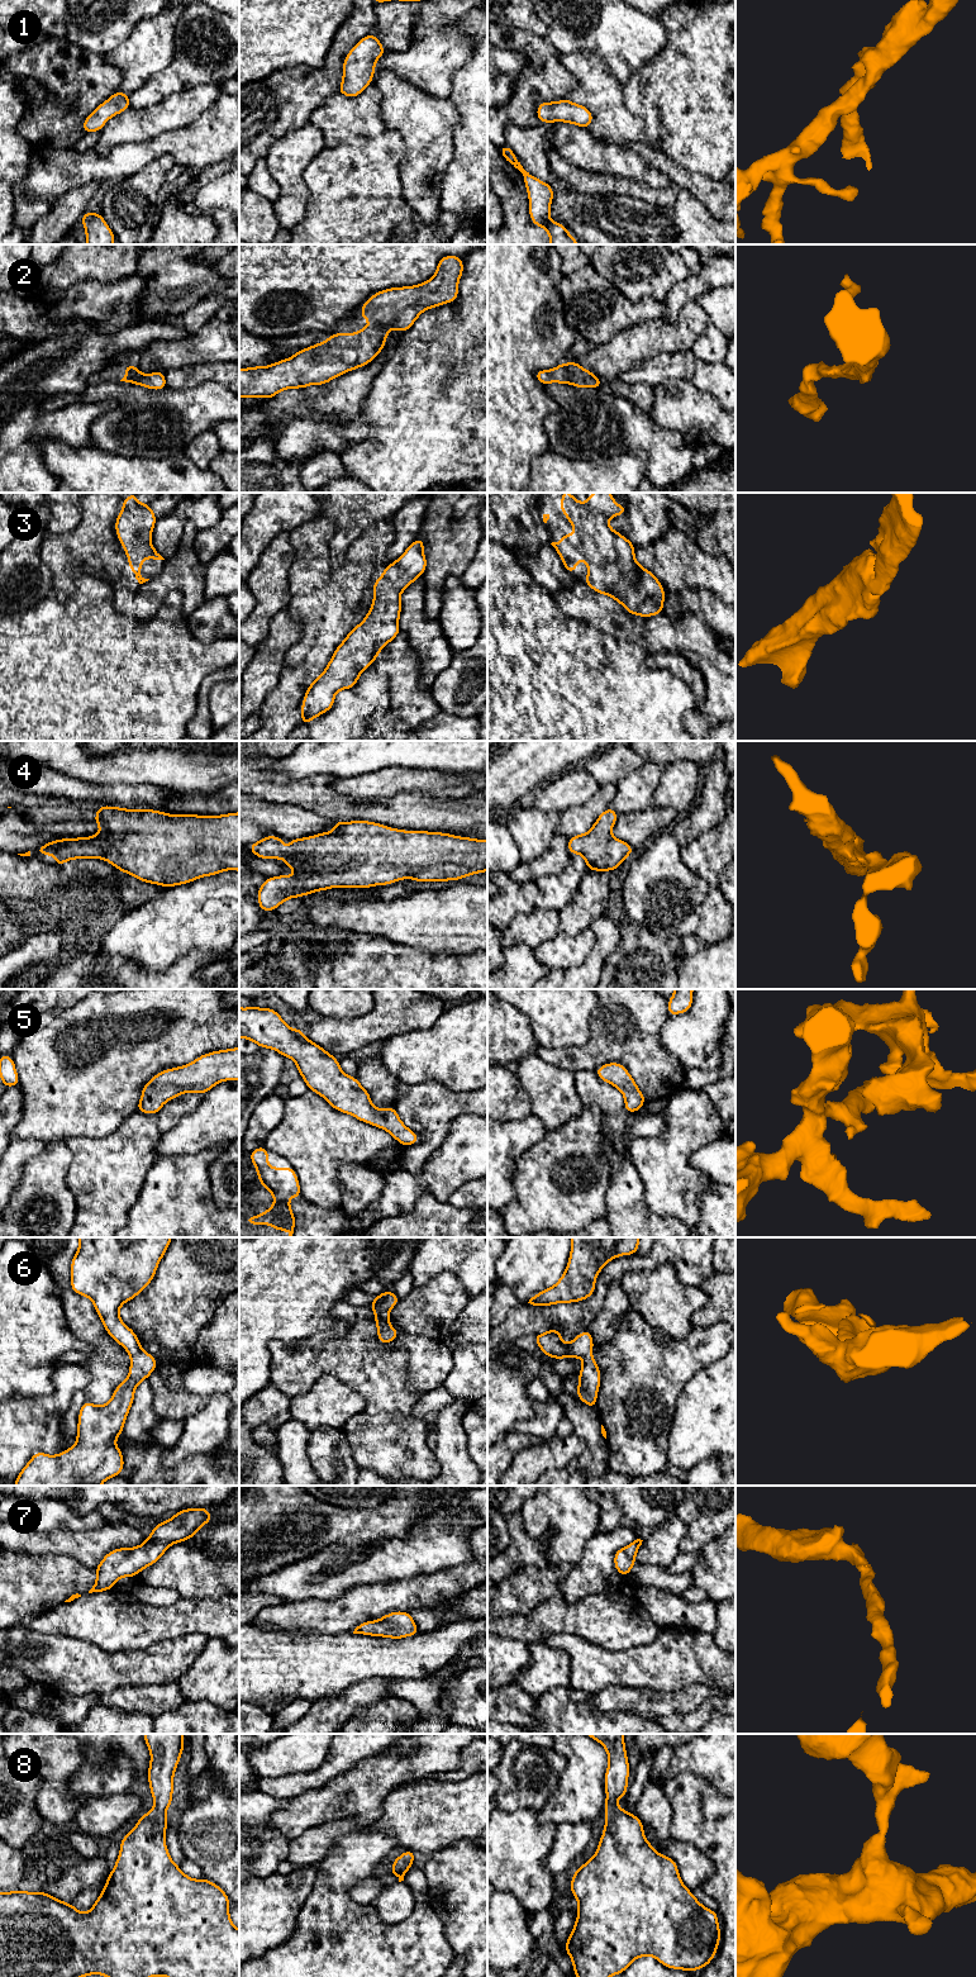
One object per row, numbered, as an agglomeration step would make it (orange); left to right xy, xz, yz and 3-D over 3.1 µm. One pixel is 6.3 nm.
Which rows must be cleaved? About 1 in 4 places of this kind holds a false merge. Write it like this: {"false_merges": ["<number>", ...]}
{"false_merges": []}

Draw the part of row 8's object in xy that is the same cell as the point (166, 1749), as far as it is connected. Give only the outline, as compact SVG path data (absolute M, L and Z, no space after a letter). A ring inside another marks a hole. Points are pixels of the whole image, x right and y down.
M143 1734L151 1752L148 1782L154 1807L122 1839L115 1868L87 1914L44 1891L0 1892L0 1977L239 1977L239 1930L229 1916L230 1900L214 1882L192 1879L173 1863L166 1847L166 1811L184 1734Z

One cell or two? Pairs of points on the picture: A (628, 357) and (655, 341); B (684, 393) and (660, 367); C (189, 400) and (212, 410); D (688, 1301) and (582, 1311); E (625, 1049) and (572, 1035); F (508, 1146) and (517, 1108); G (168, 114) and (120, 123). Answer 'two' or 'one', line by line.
A: one
B: two
C: one
D: two
E: two
F: two
G: one

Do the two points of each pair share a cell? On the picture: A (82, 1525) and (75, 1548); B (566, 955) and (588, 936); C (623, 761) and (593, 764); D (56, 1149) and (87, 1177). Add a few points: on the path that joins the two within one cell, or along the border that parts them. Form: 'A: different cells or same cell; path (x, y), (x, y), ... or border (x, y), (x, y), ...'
A: different cells; border (105, 1521), (101, 1526), (89, 1530), (50, 1531)
B: same cell; path (571, 951), (582, 941)
C: same cell; path (615, 763), (600, 764)
D: different cells; border (62, 1141), (71, 1154), (66, 1177), (71, 1192)

